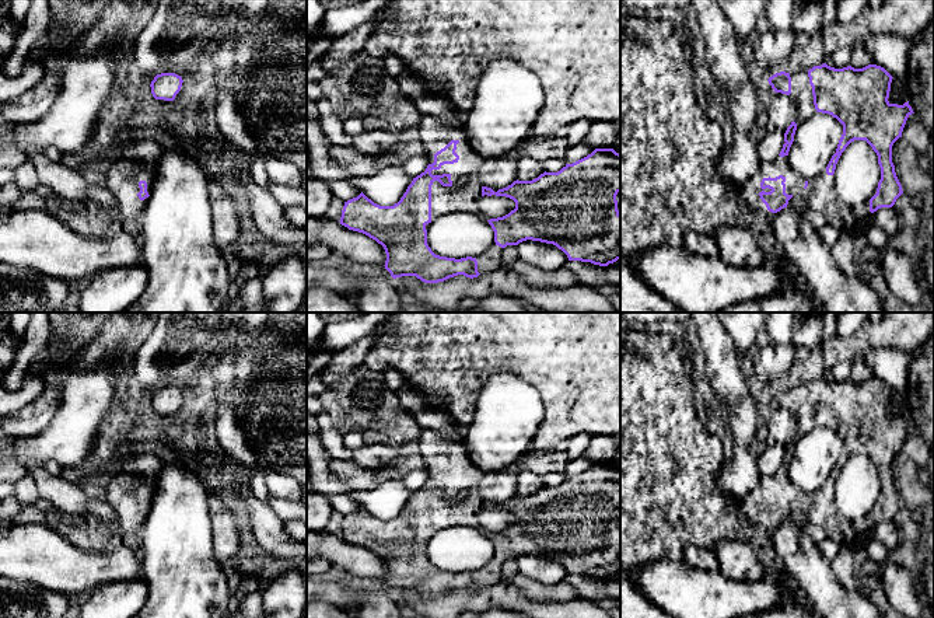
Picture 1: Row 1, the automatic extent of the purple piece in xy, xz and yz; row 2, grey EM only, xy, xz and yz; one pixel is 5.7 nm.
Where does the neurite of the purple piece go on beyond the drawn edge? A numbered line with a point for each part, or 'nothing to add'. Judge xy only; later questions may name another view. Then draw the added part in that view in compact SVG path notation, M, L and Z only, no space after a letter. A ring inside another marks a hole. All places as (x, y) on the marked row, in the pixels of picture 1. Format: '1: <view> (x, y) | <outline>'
1: xy (122, 178) | M115 161L105 170L105 186L112 193L118 206L119 220L112 220L118 228L123 221L141 217L148 198L140 200L139 182L147 182L147 192L151 193L154 182L154 164L133 164L126 161Z

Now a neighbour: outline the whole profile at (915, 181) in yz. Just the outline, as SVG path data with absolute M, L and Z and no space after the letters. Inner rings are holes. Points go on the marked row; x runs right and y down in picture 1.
M903 137L892 146L892 163L903 193L916 200L923 192L933 191L930 175L919 165L919 154Z

